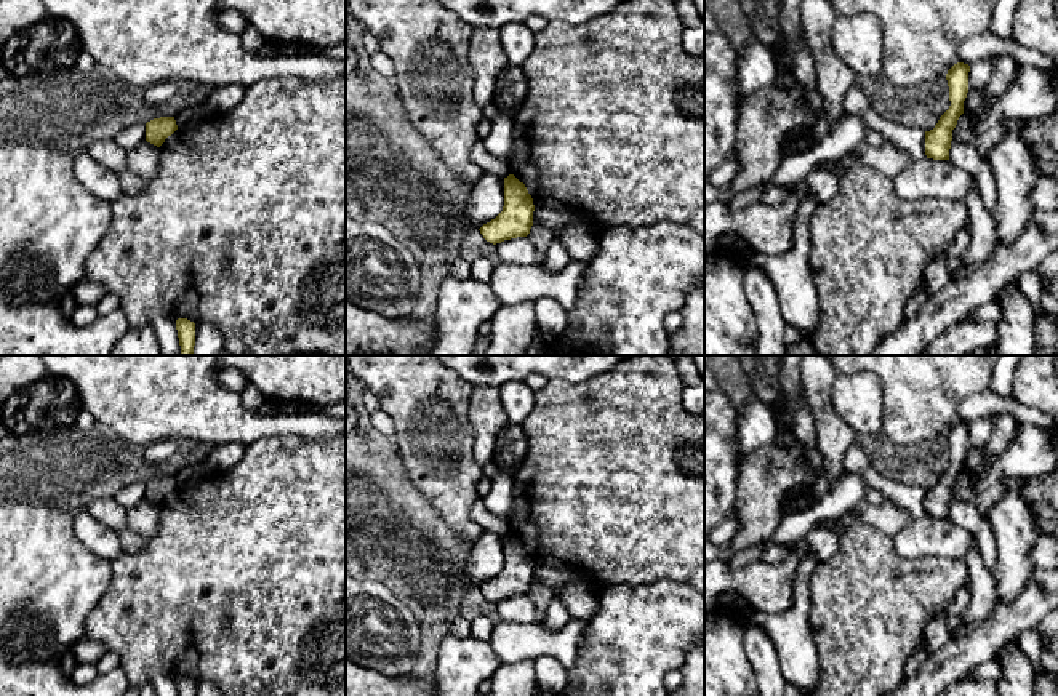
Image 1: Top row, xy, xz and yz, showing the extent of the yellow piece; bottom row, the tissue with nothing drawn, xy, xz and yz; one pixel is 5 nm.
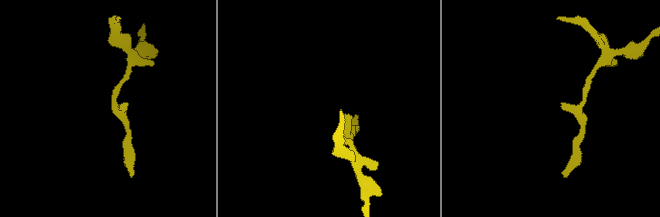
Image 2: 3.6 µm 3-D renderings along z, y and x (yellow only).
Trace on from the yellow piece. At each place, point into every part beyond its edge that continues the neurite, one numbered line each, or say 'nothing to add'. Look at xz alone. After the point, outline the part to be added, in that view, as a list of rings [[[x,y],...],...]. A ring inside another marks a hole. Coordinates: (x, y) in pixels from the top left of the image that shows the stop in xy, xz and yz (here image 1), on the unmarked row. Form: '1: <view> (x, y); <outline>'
nothing to add

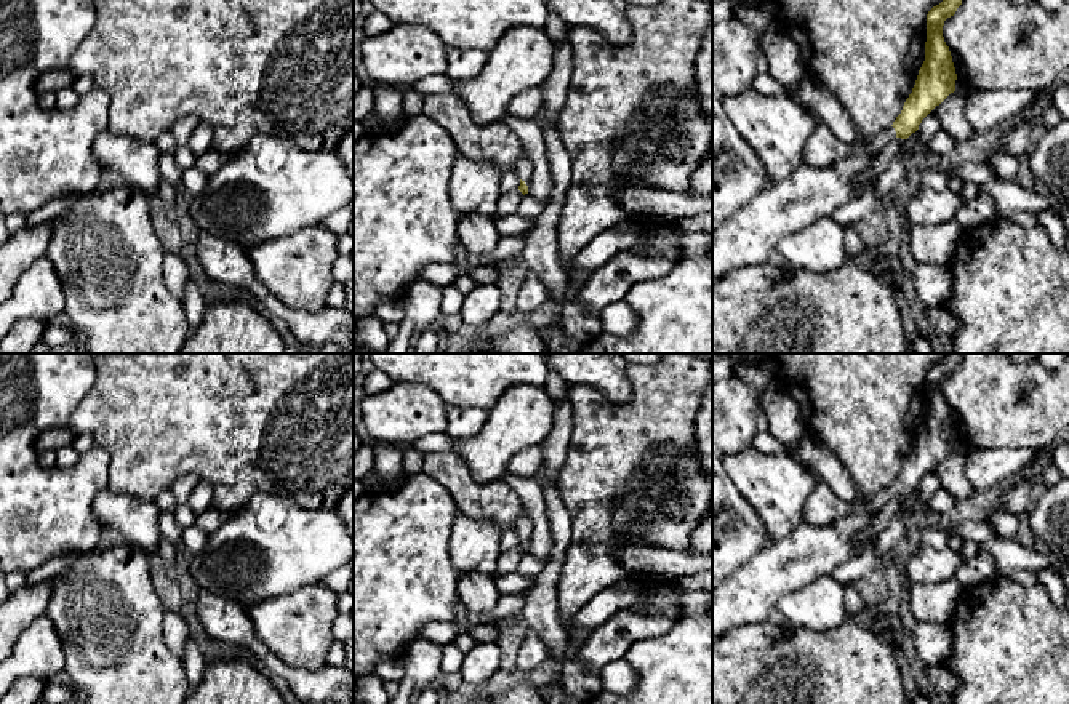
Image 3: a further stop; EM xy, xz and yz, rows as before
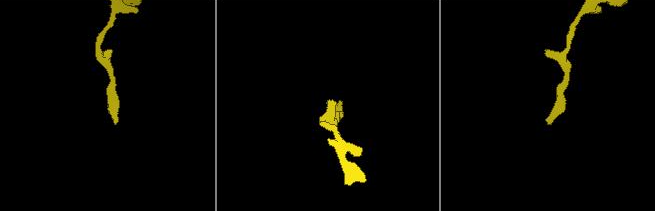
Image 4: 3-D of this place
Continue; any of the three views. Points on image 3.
1: yz (823, 508); [[[810,469],[811,470],[811,469]],[[811,470],[815,472],[815,470]],[[815,472],[816,474],[816,472]],[[816,474],[818,475],[818,474]],[[818,475],[818,482],[815,490],[807,499],[803,518],[802,523],[813,525],[813,526],[831,526],[840,518],[845,518],[848,515],[858,514],[858,512],[872,512],[877,514],[882,510],[893,498],[896,498],[896,490],[893,485],[888,485],[887,490],[877,493],[875,496],[866,499],[866,501],[856,501],[856,502],[845,502],[839,499],[831,488],[823,482],[823,478]]]

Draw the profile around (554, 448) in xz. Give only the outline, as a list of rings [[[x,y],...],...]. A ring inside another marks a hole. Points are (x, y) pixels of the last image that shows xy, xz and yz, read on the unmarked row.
[[[568,397],[554,406],[554,426],[547,438],[541,443],[543,467],[549,480],[559,478],[559,469],[563,464],[573,429],[573,411]]]

